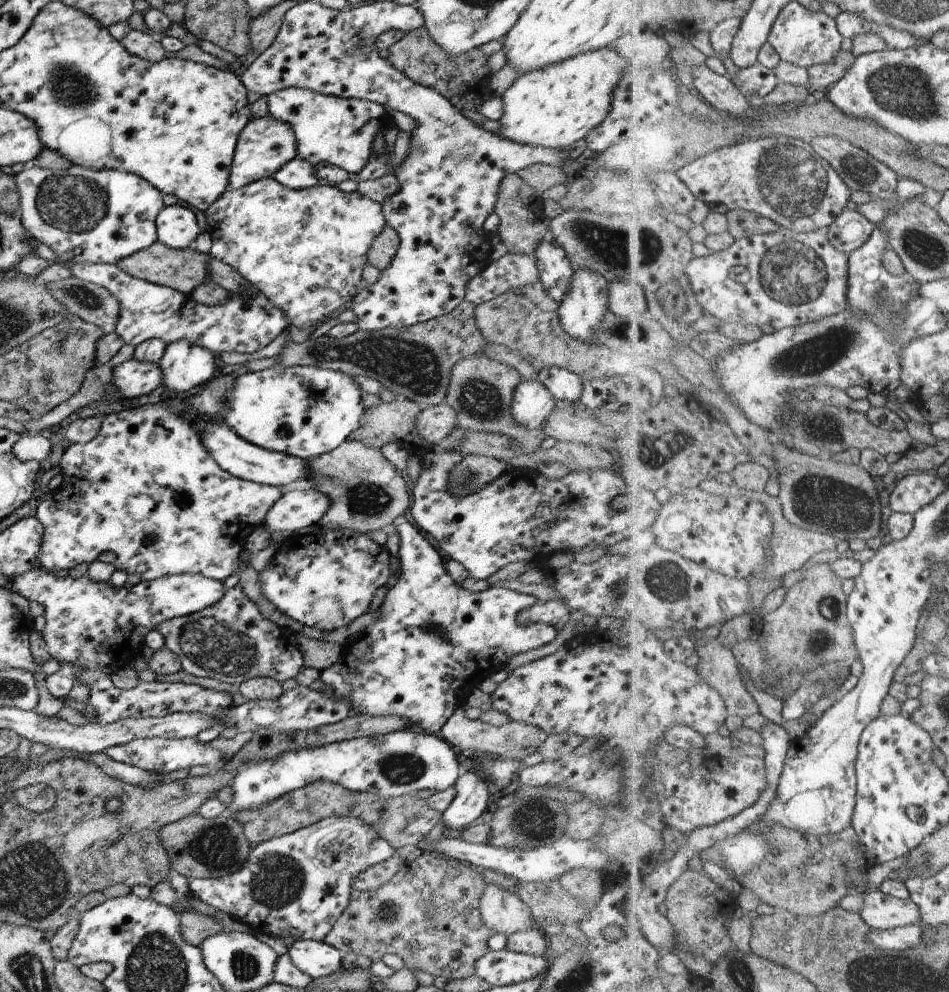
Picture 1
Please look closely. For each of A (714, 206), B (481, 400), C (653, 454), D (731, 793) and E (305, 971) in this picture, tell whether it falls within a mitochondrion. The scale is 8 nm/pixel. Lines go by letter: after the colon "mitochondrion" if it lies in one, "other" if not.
A: other
B: mitochondrion
C: mitochondrion
D: other
E: other

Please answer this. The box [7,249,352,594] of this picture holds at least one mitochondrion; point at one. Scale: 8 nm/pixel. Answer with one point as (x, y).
(91, 300)

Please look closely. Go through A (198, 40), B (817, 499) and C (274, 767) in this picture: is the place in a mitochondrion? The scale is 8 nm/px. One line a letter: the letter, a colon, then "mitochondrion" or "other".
A: other
B: mitochondrion
C: other

